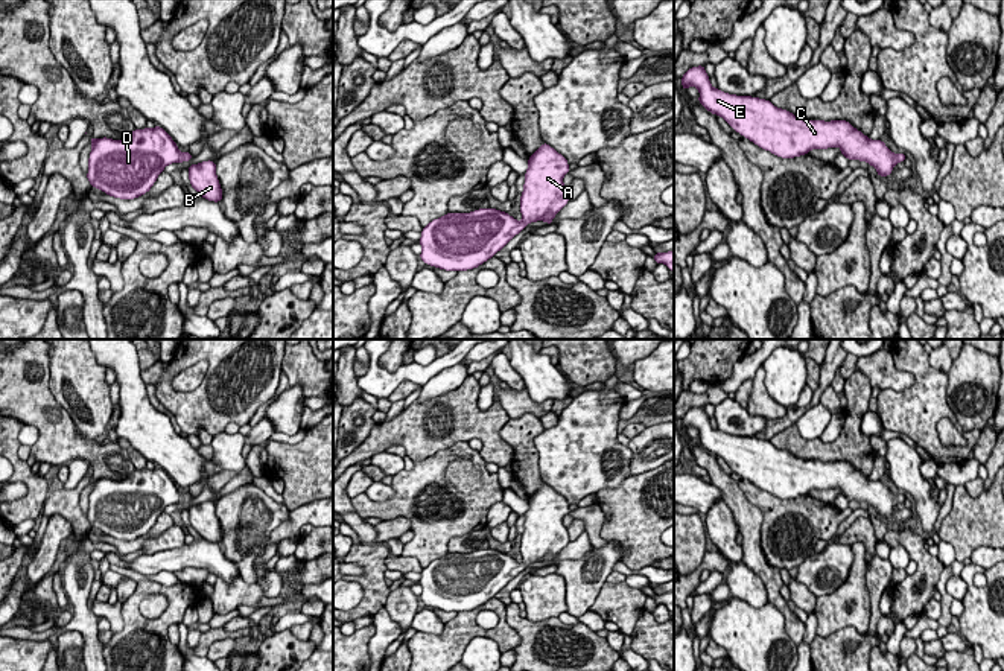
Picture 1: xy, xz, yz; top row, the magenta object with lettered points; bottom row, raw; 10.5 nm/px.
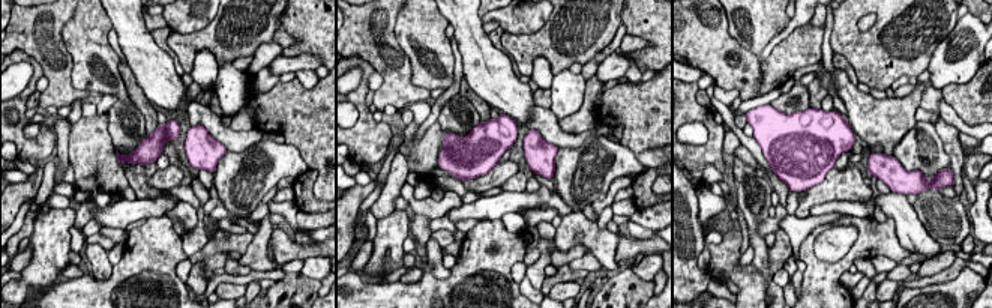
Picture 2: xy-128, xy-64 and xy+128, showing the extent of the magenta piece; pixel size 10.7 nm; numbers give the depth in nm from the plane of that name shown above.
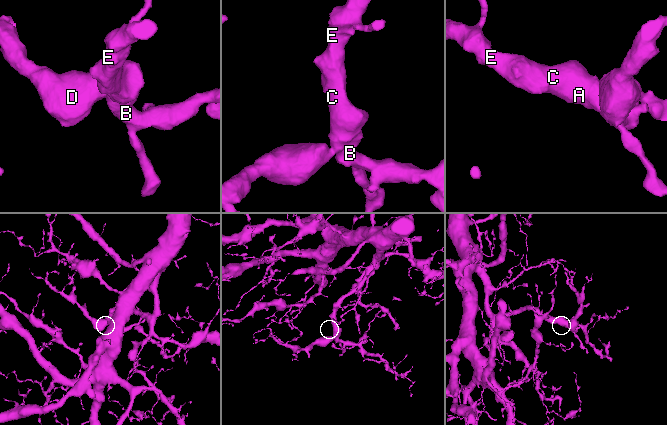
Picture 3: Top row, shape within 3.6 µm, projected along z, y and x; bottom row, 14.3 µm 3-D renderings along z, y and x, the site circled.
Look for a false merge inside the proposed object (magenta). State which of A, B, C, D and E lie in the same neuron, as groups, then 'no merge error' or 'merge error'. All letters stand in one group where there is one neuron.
A B C D E; no merge error

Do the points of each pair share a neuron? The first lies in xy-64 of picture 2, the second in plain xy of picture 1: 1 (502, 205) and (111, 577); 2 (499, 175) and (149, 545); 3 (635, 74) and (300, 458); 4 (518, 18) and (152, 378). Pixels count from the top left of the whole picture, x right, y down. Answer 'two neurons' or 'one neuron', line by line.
1: two neurons
2: two neurons
3: two neurons
4: one neuron

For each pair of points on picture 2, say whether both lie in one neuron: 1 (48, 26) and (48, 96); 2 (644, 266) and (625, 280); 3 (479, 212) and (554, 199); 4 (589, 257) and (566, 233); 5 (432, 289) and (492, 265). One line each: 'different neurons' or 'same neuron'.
1: same neuron
2: different neurons
3: same neuron
4: different neurons
5: same neuron

